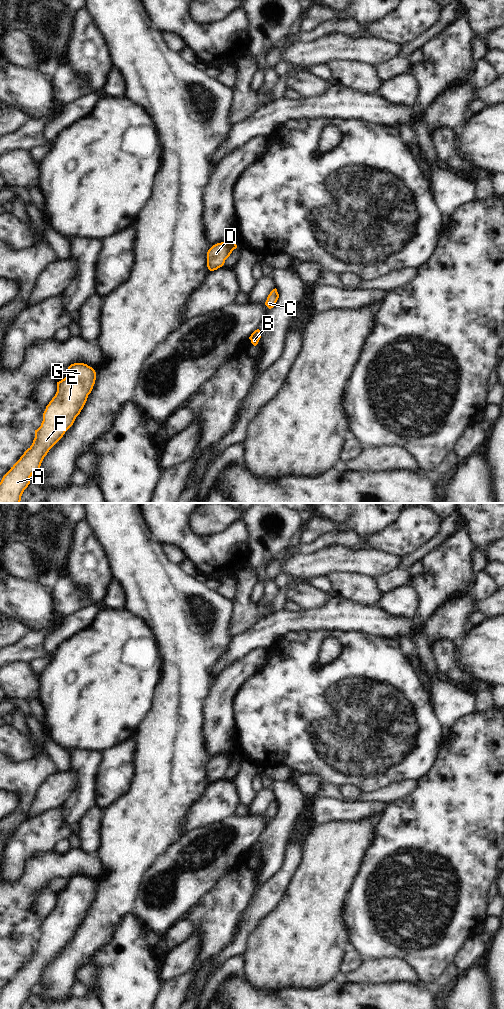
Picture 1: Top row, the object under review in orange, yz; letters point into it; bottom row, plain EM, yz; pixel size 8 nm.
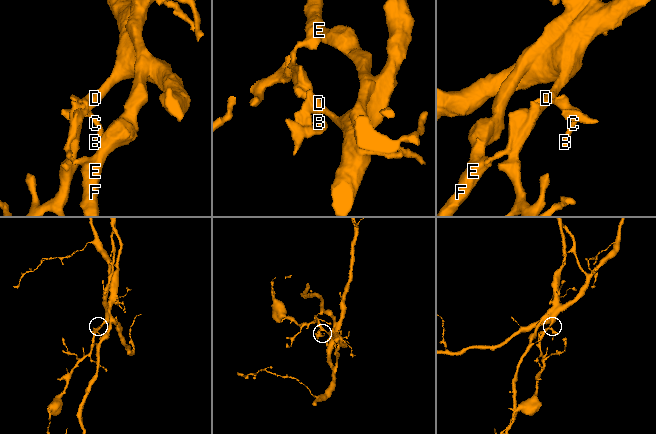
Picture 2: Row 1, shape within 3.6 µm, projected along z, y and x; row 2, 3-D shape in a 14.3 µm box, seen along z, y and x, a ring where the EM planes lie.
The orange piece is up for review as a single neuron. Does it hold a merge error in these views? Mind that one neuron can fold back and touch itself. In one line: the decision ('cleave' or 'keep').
cleave

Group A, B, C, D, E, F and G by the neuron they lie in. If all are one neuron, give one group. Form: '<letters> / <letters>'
A B C E F G / D

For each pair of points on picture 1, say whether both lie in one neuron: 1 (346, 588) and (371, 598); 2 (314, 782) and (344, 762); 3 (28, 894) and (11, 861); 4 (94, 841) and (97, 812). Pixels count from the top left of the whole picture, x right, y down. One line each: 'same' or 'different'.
1: same
2: different
3: different
4: same

